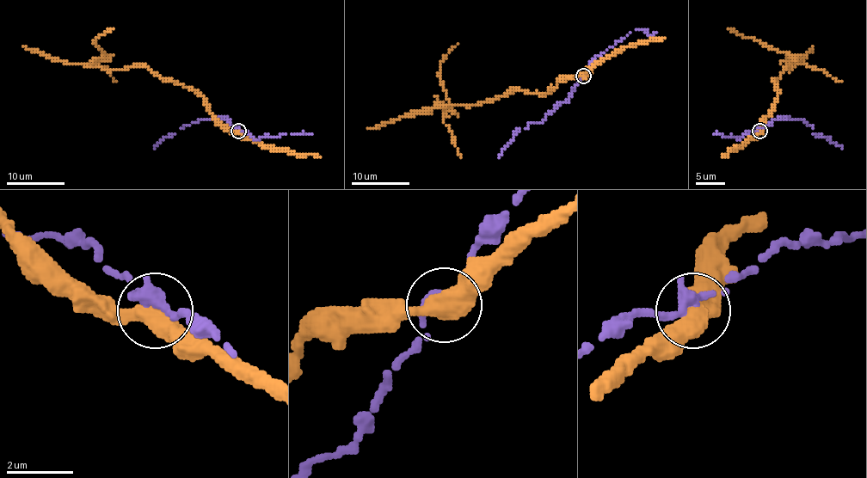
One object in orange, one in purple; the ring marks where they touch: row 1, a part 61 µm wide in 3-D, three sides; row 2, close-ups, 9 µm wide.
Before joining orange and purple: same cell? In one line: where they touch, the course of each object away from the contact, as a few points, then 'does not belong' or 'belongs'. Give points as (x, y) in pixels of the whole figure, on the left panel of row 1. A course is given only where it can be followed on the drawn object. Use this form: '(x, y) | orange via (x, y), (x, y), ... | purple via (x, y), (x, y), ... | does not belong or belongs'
(238, 131) | orange via (238, 130), (224, 129), (200, 95), (144, 66), (104, 70), (95, 64), (104, 52), (96, 39), (113, 28) | purple via (238, 130), (226, 119), (201, 119), (165, 136), (153, 148) | does not belong

